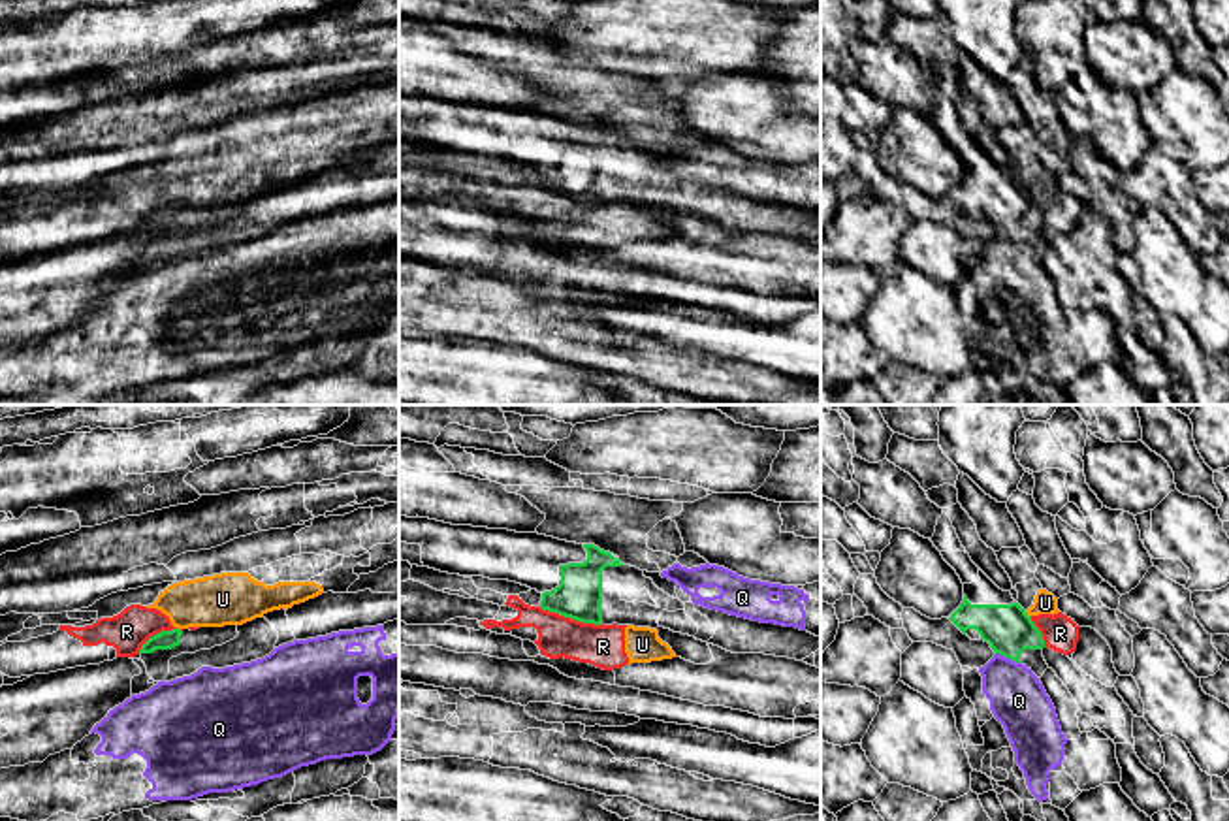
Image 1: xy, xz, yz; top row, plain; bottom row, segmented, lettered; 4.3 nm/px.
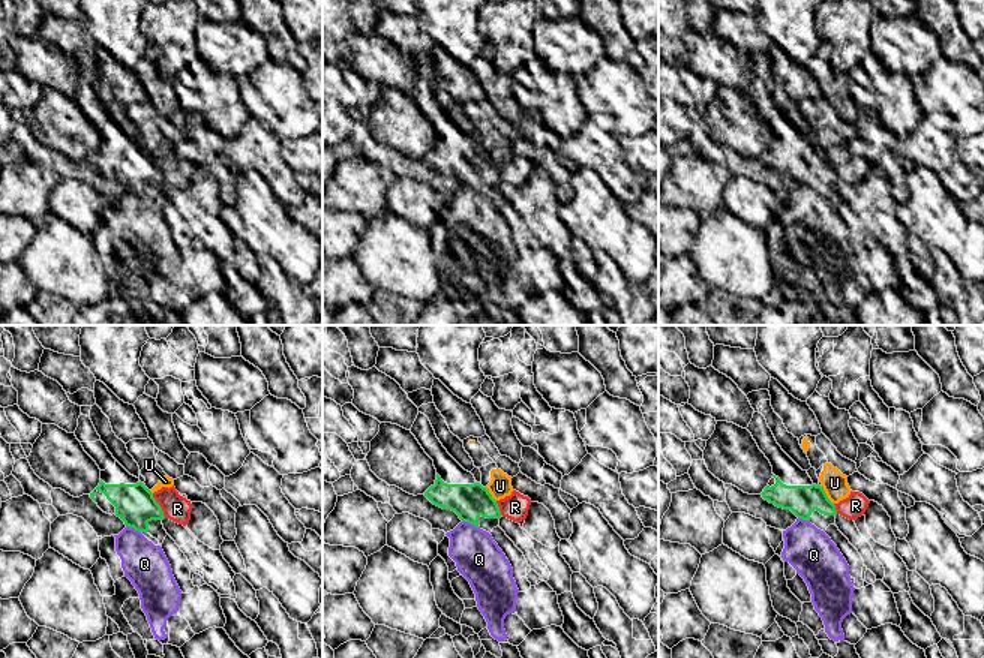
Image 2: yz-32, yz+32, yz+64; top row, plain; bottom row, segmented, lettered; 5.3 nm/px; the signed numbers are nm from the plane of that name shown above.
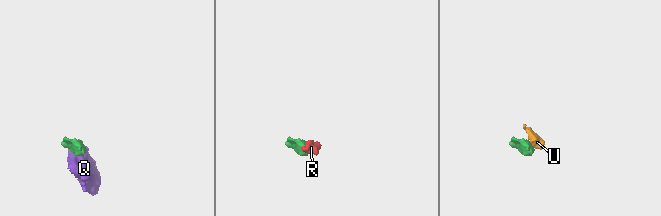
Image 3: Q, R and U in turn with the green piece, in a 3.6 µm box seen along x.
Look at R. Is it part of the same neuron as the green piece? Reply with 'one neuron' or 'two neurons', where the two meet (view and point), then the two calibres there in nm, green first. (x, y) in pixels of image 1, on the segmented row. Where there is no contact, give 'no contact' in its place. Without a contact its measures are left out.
two neurons; contact xz (571, 618); calibres 200 and 190 nm

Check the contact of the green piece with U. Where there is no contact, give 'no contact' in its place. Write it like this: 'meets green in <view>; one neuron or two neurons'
meets green in yz; two neurons

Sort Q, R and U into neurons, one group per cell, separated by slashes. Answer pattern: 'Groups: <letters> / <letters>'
Groups: Q / R U

